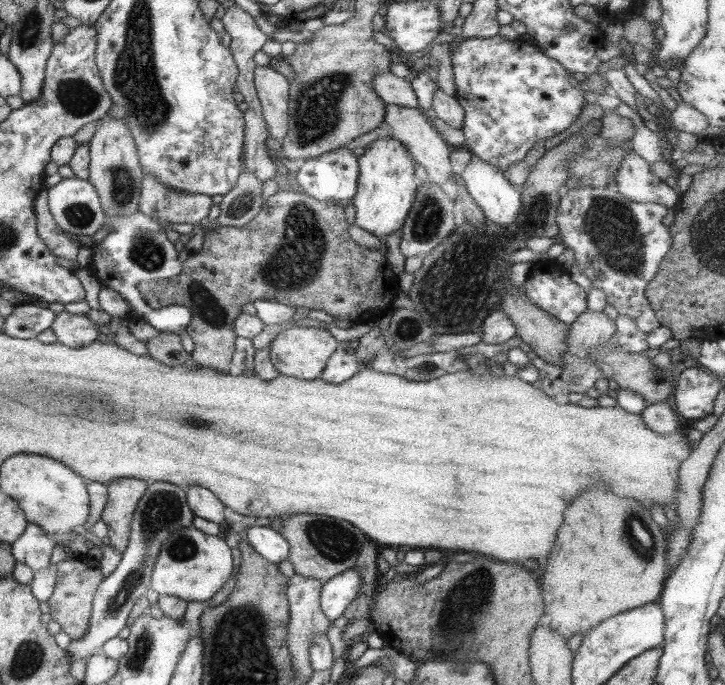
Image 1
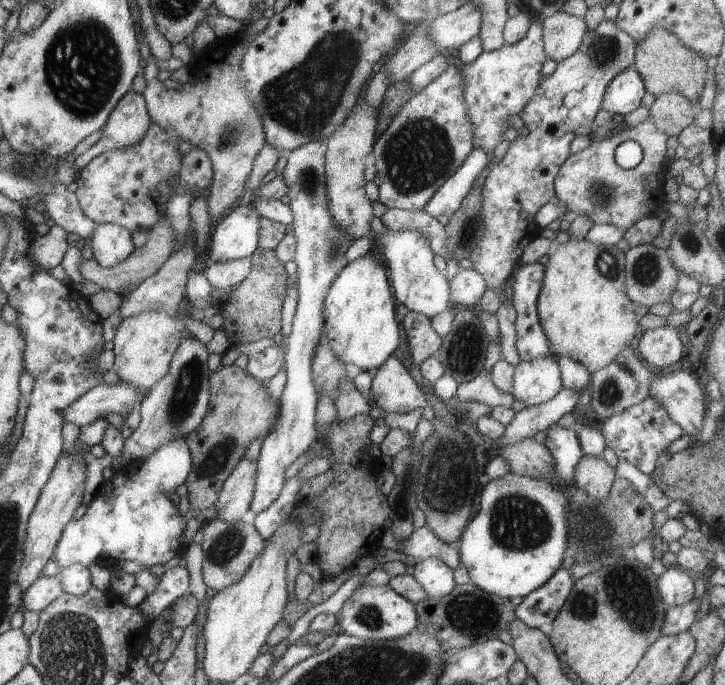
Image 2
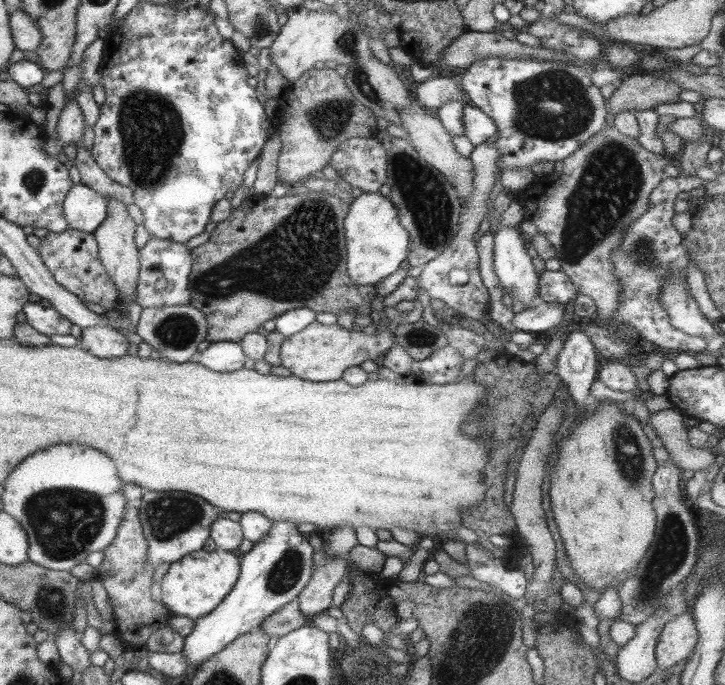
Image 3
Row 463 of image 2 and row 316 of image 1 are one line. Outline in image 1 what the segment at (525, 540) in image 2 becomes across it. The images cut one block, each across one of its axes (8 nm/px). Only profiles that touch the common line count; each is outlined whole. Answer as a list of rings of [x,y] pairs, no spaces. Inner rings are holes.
[[[559,267],[552,270],[549,272],[547,268],[545,272],[529,274],[523,291],[532,304],[569,326],[587,311],[586,294]]]

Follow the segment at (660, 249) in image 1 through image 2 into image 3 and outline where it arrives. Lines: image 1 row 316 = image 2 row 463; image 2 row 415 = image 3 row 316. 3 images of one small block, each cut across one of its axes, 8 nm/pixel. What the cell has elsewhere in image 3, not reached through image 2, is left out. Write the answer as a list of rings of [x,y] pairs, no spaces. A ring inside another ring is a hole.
[[[680,174],[677,177],[665,177],[659,184],[652,190],[652,193],[649,195],[649,202],[647,202],[647,210],[635,218],[631,222],[631,226],[625,230],[623,238],[619,240],[619,244],[611,250],[609,254],[609,260],[613,266],[613,274],[616,280],[618,281],[619,287],[621,288],[620,294],[620,304],[616,309],[615,315],[611,317],[615,324],[618,324],[619,327],[625,327],[630,333],[638,338],[640,335],[645,339],[645,341],[655,344],[661,349],[668,352],[669,350],[681,351],[691,351],[691,352],[703,352],[706,348],[706,342],[697,337],[691,337],[687,334],[684,334],[682,331],[676,330],[671,326],[669,318],[666,316],[666,313],[663,311],[663,308],[660,306],[660,303],[656,300],[658,298],[659,288],[664,282],[664,278],[668,274],[672,276],[682,276],[685,279],[686,277],[686,264],[689,260],[689,256],[684,248],[681,240],[681,236],[675,230],[675,227],[671,225],[671,218],[674,216],[673,202],[677,198],[679,192],[686,192],[693,190],[703,184],[703,180],[700,180],[696,176],[681,176]]]

